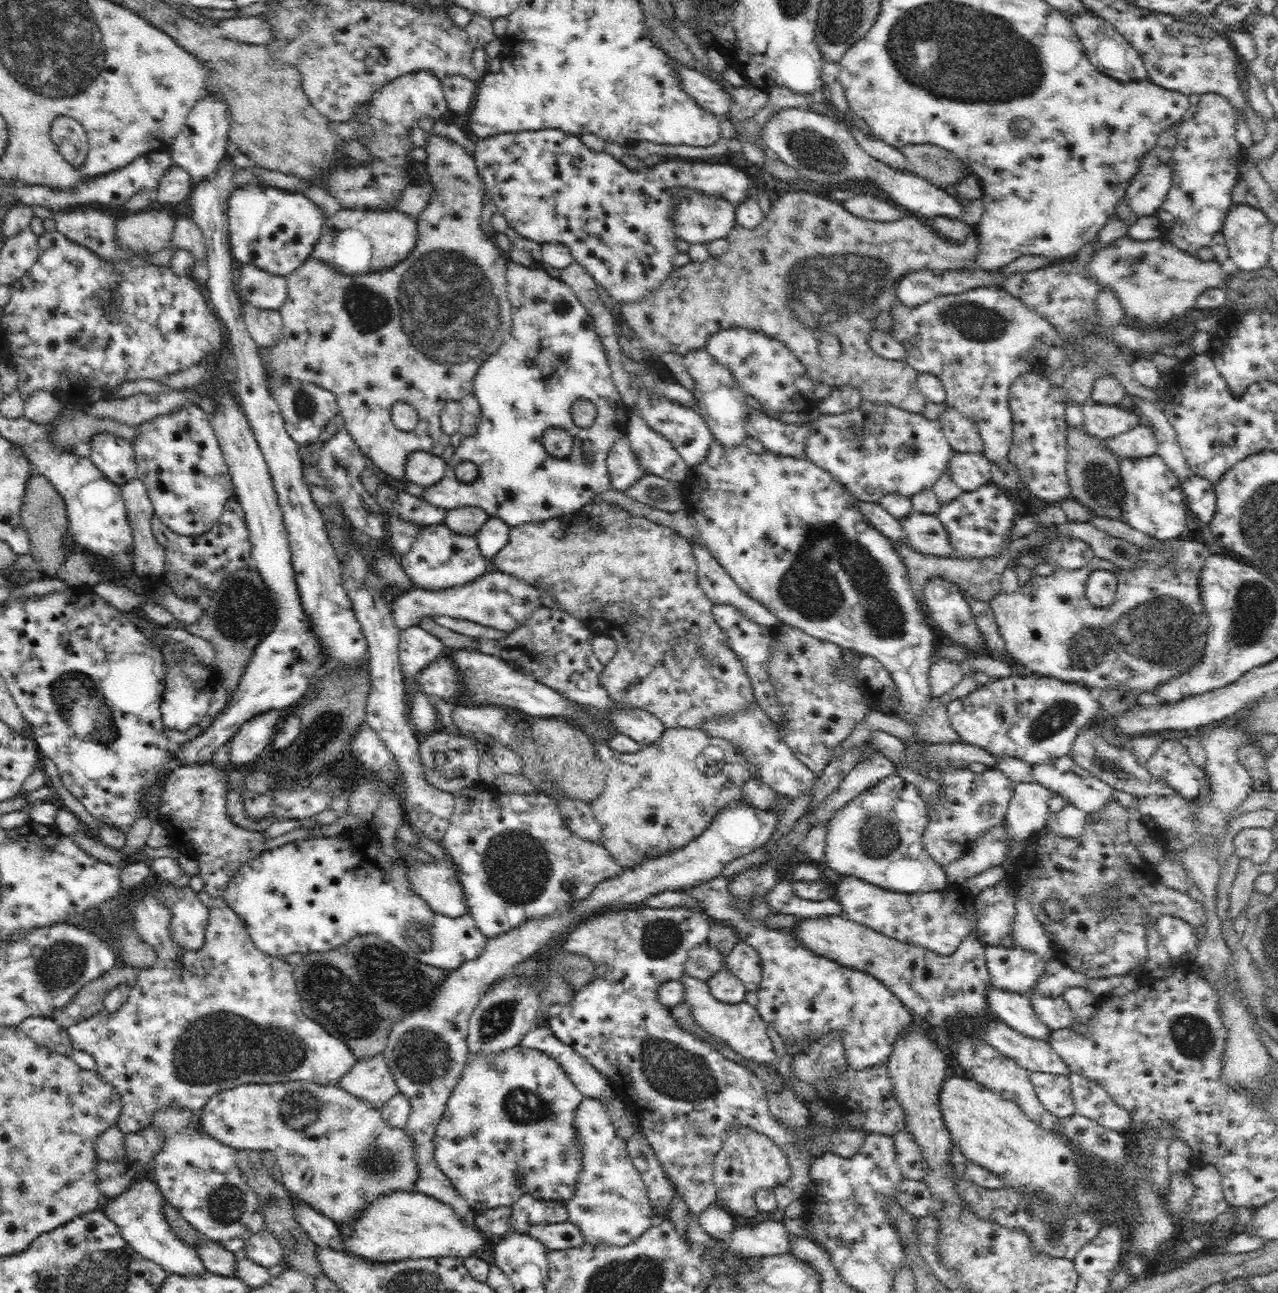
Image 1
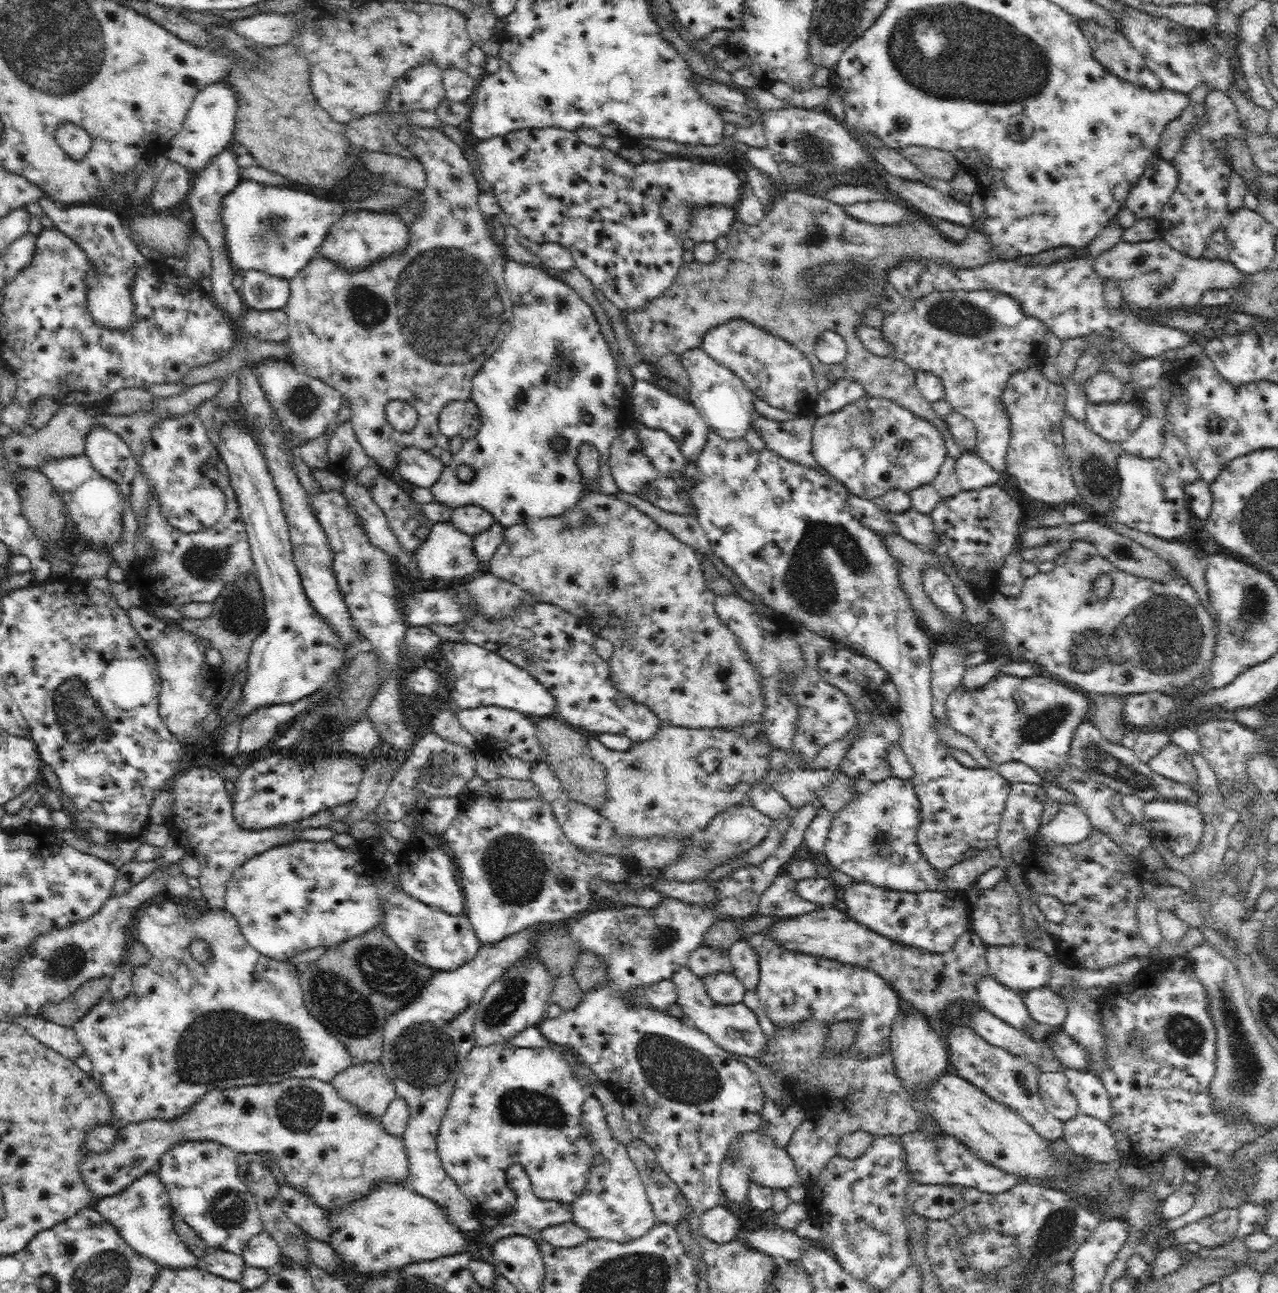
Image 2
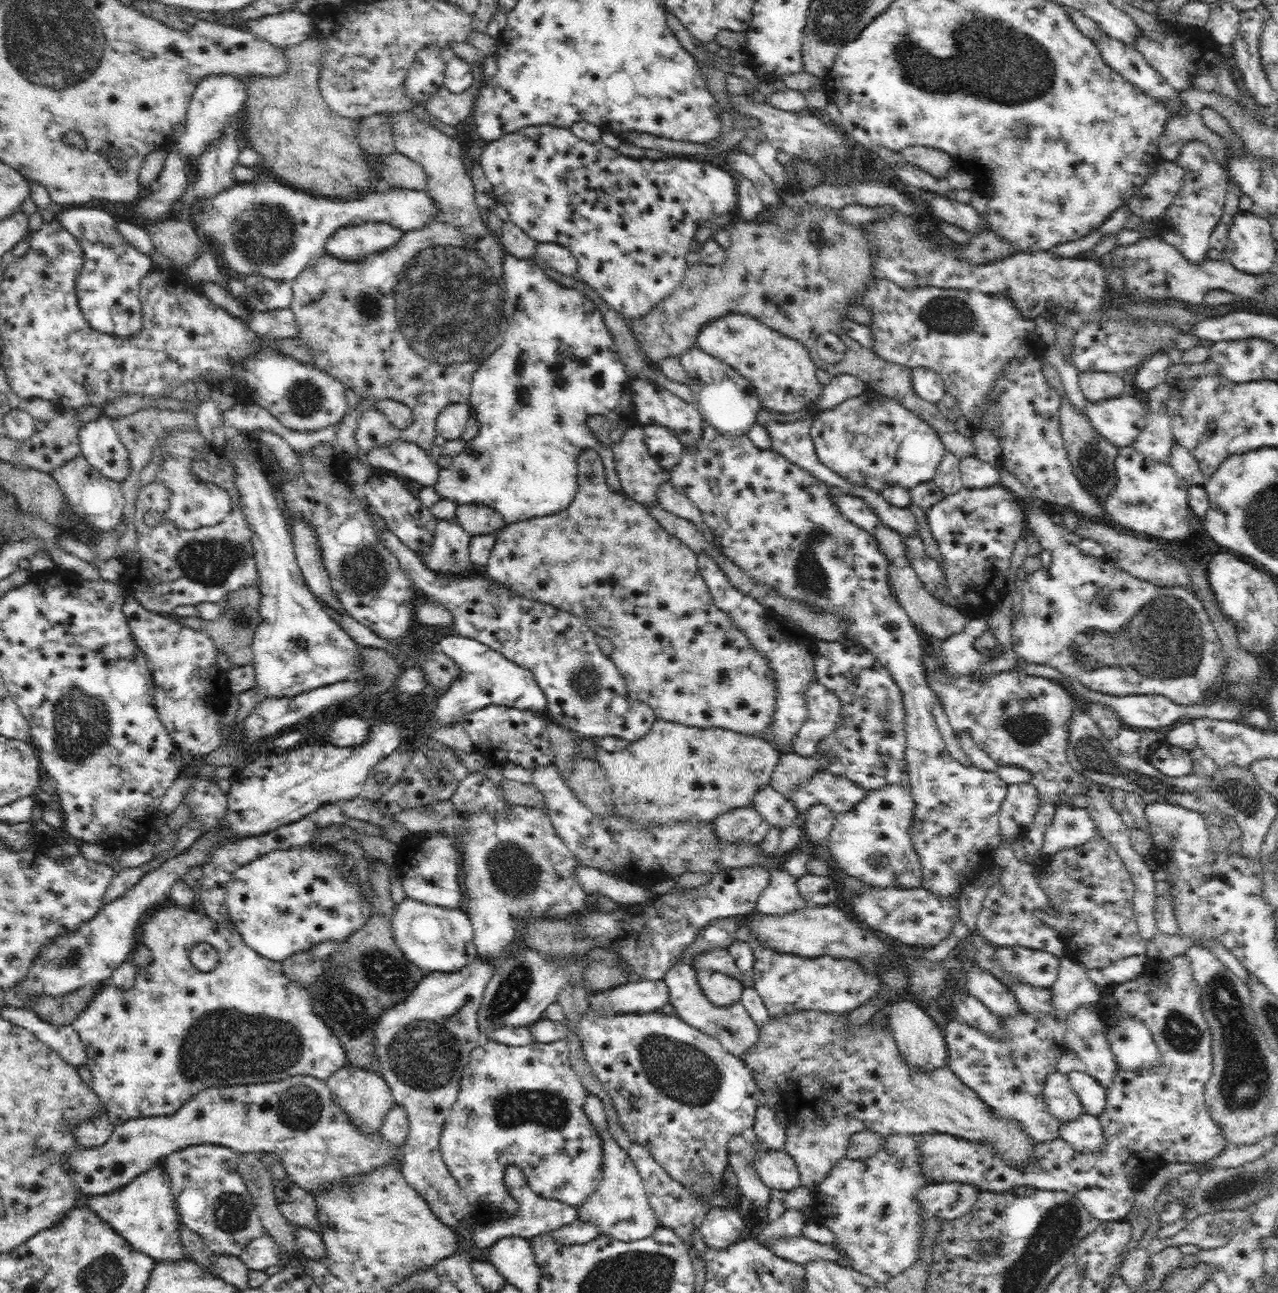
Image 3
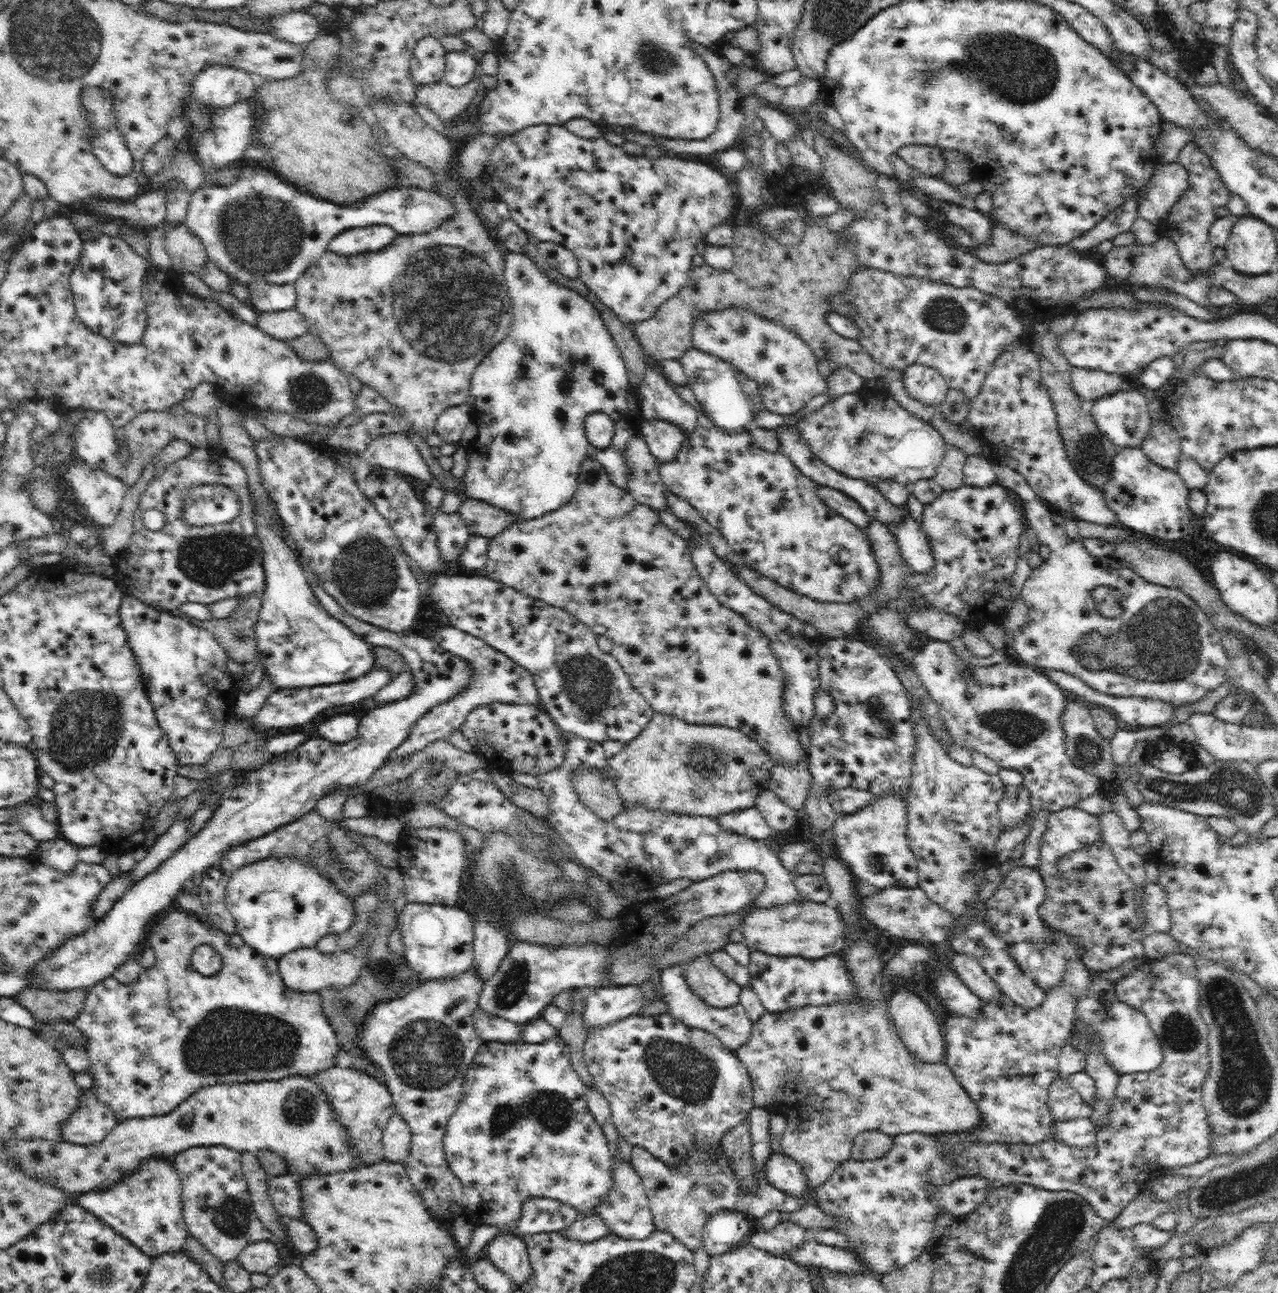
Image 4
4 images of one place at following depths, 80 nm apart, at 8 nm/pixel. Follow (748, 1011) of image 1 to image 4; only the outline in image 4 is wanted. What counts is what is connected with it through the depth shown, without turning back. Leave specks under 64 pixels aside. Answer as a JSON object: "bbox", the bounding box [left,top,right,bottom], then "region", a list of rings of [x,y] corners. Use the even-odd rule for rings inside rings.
{"bbox":[660,964,753,1052],"region":[[[684,964],[664,967],[660,971],[662,999],[669,1007],[668,1014],[688,1026],[712,1033],[724,1046],[733,1052],[750,1040],[753,1022],[742,1007],[742,1004],[726,1008],[714,1008],[706,1004],[690,989],[690,985],[688,985],[688,981],[684,977]]]}

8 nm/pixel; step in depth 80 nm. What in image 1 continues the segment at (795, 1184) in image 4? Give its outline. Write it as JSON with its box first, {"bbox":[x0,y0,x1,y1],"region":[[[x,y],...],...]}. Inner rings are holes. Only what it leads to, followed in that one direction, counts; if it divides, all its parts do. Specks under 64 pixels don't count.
{"bbox":[713,1125,790,1217],"region":[[[732,1125],[717,1152],[713,1181],[721,1205],[743,1217],[756,1217],[759,1212],[754,1200],[756,1190],[773,1189],[776,1185],[784,1185],[790,1173],[789,1158],[770,1137],[742,1125]]]}

